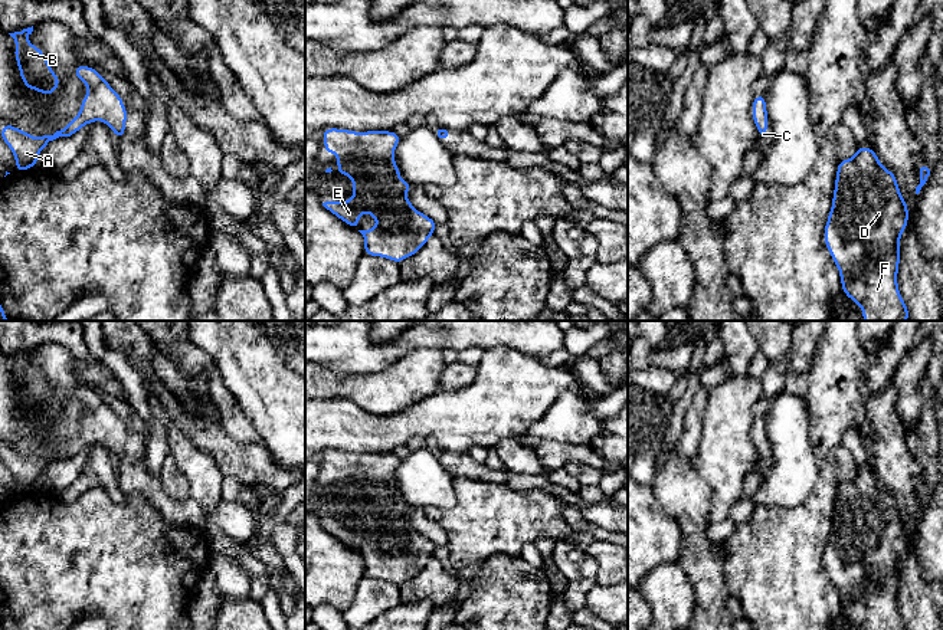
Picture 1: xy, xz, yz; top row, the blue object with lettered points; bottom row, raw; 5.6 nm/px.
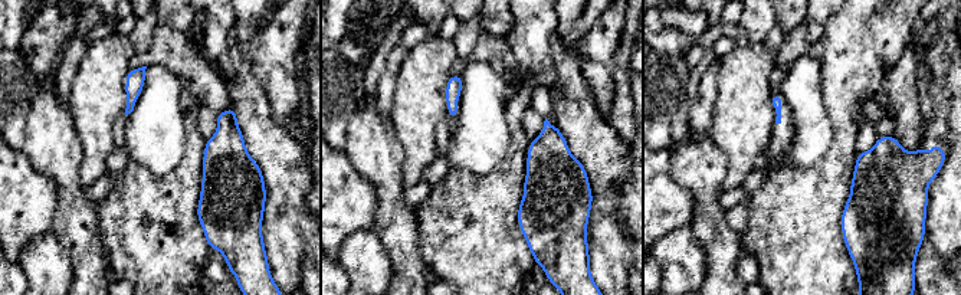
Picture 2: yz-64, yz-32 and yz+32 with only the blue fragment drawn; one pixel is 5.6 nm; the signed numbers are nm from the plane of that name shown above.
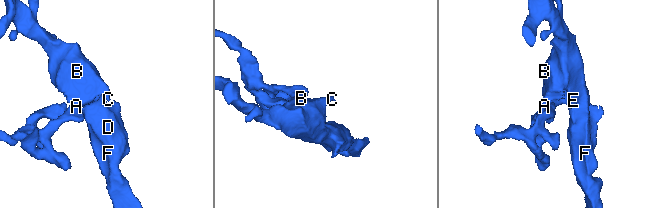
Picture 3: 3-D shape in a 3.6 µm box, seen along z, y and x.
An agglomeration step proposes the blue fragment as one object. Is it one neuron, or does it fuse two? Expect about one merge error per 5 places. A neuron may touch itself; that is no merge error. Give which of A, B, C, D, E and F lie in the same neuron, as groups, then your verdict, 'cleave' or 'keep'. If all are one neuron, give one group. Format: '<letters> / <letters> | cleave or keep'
A B C D E F | keep

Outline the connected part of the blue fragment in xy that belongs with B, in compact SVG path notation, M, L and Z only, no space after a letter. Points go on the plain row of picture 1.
M33 348L20 354L9 355L16 362L14 381L19 387L22 404L27 411L35 411L49 419L59 410L59 398L53 396L46 377L27 364Z

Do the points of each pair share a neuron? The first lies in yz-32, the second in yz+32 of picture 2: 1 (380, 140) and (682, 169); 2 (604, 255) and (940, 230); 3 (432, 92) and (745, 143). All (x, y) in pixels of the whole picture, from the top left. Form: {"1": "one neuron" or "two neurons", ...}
{"1": "one neuron", "2": "two neurons", "3": "one neuron"}

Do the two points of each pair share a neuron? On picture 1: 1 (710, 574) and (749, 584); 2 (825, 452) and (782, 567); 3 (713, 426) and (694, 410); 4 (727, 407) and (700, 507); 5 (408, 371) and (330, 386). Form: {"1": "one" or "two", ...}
{"1": "two", "2": "one", "3": "two", "4": "two", "5": "one"}

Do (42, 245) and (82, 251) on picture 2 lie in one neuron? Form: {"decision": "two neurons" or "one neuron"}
{"decision": "one neuron"}

